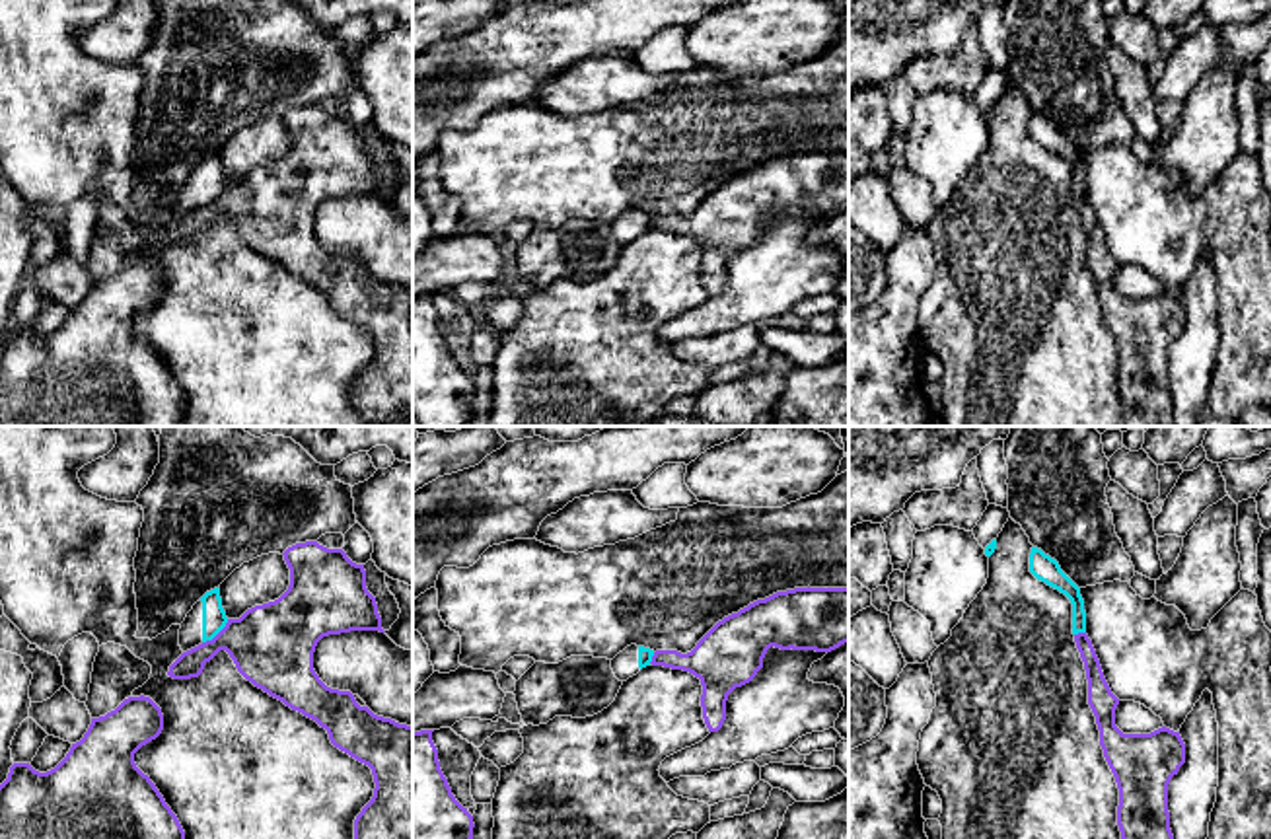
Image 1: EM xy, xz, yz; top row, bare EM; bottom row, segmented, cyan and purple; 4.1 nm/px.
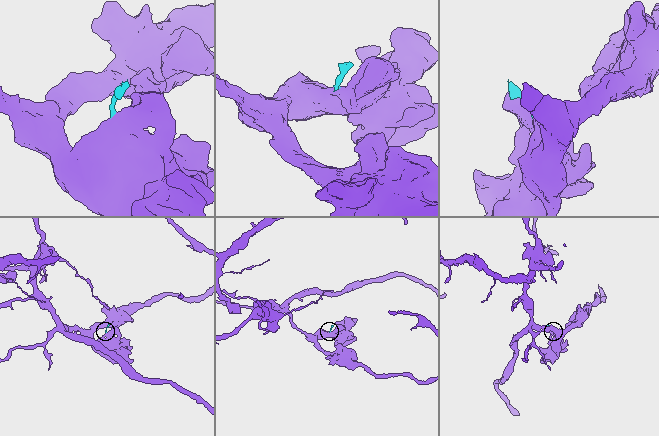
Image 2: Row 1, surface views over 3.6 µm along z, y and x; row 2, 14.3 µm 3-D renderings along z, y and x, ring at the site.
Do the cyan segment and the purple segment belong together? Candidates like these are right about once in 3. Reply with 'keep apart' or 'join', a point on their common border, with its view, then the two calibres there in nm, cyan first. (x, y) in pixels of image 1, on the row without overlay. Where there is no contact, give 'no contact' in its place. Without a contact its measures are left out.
keep apart; contact xy (217, 197); calibres 100 and 340 nm

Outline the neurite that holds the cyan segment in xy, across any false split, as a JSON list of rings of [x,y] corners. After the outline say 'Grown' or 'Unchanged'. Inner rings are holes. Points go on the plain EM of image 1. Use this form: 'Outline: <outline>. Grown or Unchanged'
Outline: [[[220,152],[206,156],[187,177],[179,193],[179,210],[183,216],[212,204],[228,187],[222,171]]]. Grown

